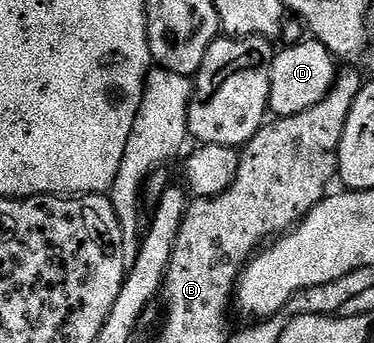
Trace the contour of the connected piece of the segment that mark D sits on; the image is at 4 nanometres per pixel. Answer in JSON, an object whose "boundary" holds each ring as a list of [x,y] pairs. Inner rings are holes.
{"boundary":[[[315,38],[301,39],[299,44],[290,44],[273,55],[270,70],[270,98],[268,107],[276,118],[302,114],[310,106],[318,106],[332,89],[338,75],[338,61],[332,51]]]}

